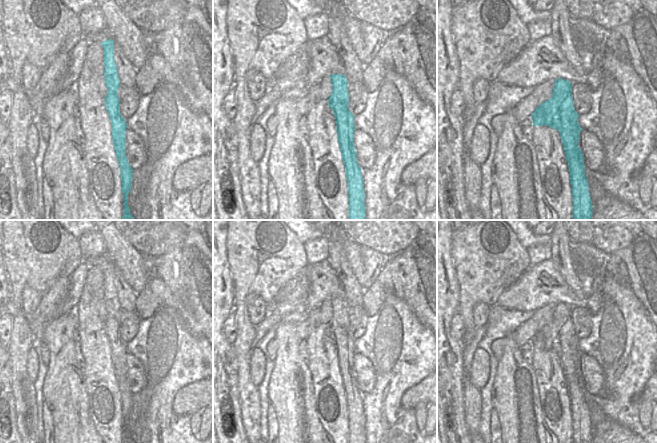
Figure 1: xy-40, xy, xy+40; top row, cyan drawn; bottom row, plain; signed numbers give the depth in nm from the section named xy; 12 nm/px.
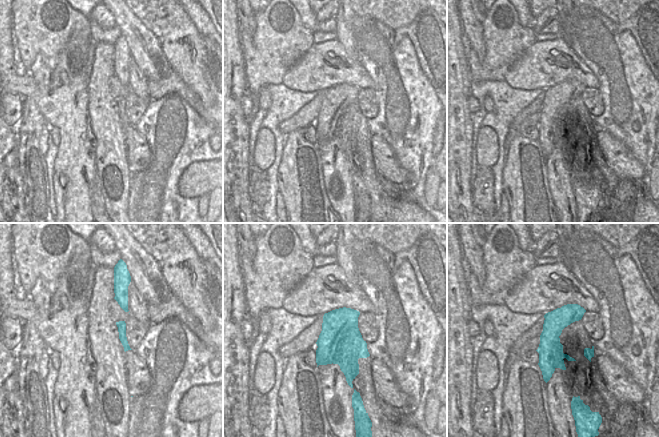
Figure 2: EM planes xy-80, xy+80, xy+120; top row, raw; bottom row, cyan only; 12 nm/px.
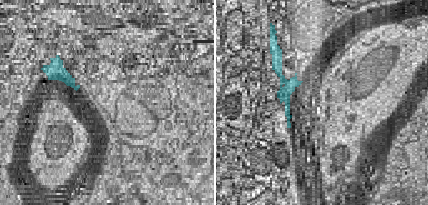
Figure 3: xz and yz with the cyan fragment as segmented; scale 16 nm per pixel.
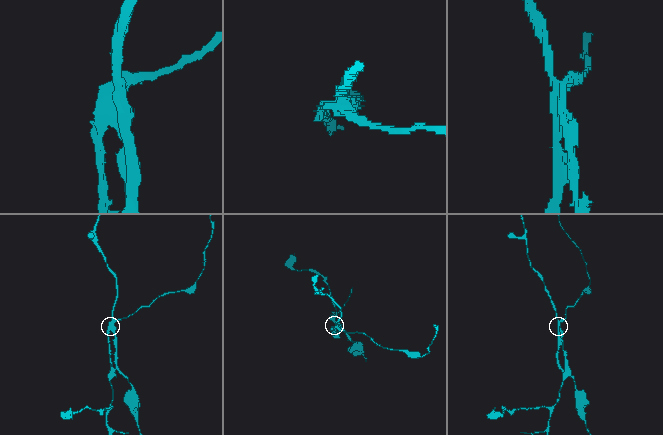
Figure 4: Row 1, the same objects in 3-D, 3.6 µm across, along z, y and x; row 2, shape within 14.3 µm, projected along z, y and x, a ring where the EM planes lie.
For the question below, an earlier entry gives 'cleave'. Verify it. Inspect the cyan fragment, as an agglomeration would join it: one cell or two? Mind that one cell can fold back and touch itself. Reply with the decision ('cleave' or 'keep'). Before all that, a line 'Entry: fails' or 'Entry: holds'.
Entry: holds
cleave

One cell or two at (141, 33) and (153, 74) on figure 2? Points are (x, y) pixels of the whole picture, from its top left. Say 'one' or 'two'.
one

